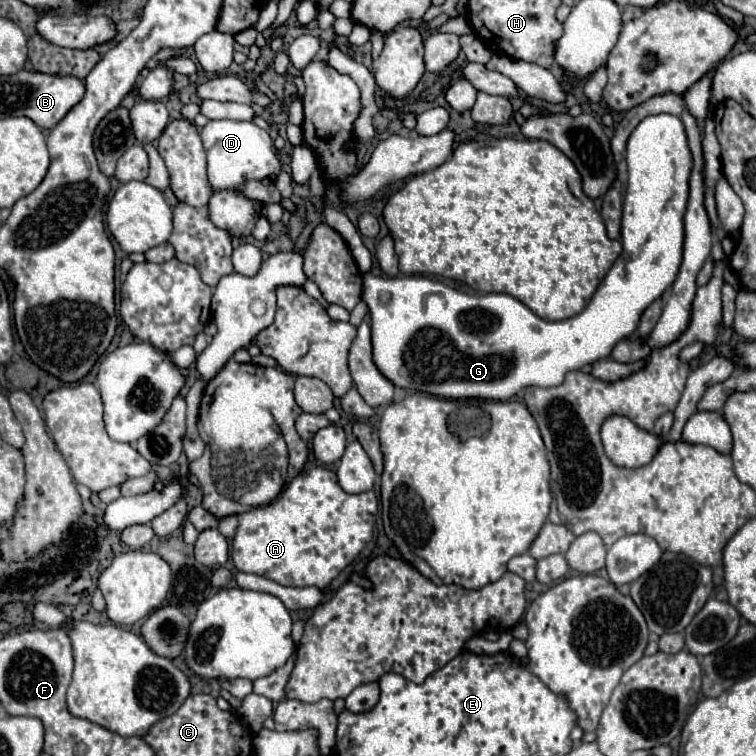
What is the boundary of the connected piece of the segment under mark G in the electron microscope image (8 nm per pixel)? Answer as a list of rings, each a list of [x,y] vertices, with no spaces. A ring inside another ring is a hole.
[[[658,113],[658,115],[648,115],[644,117],[636,129],[632,131],[628,145],[626,145],[626,165],[628,165],[628,187],[626,187],[626,197],[624,197],[624,211],[622,211],[622,253],[616,259],[616,263],[612,265],[612,269],[606,273],[606,277],[602,279],[600,287],[596,289],[594,297],[590,299],[590,303],[586,305],[586,309],[570,319],[564,321],[546,321],[540,319],[536,313],[532,313],[522,301],[518,301],[512,295],[506,293],[474,293],[469,294],[452,287],[448,287],[444,283],[430,278],[425,275],[402,275],[402,277],[376,277],[372,273],[364,273],[362,275],[362,299],[366,301],[368,309],[370,309],[370,321],[372,321],[372,345],[374,345],[374,363],[378,365],[378,369],[396,385],[396,387],[406,387],[412,391],[420,391],[420,393],[430,393],[436,397],[446,397],[446,399],[464,399],[464,397],[478,397],[478,399],[496,399],[496,401],[508,401],[510,397],[514,397],[520,389],[536,385],[536,387],[554,387],[558,383],[562,383],[562,379],[566,377],[566,373],[570,371],[578,371],[584,365],[590,365],[598,359],[606,359],[610,357],[614,345],[622,339],[626,339],[628,335],[632,335],[640,323],[642,311],[646,311],[646,307],[650,303],[654,303],[654,299],[660,299],[664,295],[664,291],[674,283],[676,275],[678,275],[678,267],[682,263],[682,243],[684,243],[684,213],[686,213],[686,205],[688,205],[688,181],[690,181],[690,173],[692,173],[692,153],[686,141],[686,133],[684,133],[684,123],[680,121],[680,117],[670,115],[670,113]],[[428,295],[442,295],[442,309],[426,309],[426,299]]]

